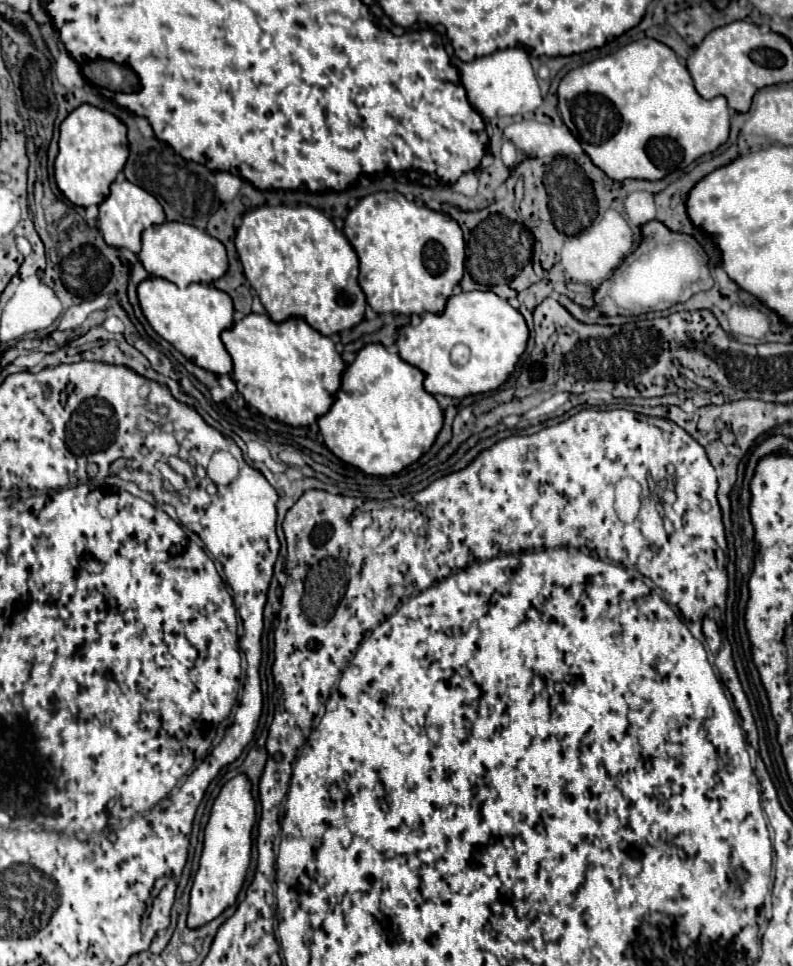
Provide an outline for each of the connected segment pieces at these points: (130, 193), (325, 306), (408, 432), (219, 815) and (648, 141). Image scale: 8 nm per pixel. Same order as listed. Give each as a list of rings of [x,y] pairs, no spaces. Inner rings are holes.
[[[115,181],[111,185],[111,193],[109,197],[99,205],[99,231],[103,233],[107,245],[111,247],[125,247],[131,249],[133,253],[141,251],[141,233],[145,227],[153,225],[153,223],[163,223],[165,215],[163,215],[163,207],[159,205],[159,201],[149,195],[145,189],[141,189],[135,183],[129,181]]]
[[[257,207],[243,215],[243,223],[235,237],[237,253],[245,269],[245,277],[261,299],[267,315],[275,323],[283,323],[289,317],[303,317],[311,327],[323,335],[335,335],[353,329],[363,321],[367,307],[365,295],[357,283],[359,259],[343,235],[337,231],[333,221],[313,207]]]
[[[379,343],[365,345],[355,361],[345,369],[341,389],[329,413],[319,419],[319,429],[325,445],[345,463],[361,469],[367,475],[393,475],[427,453],[443,427],[443,411],[437,399],[423,387],[425,373],[405,363],[397,353],[387,351]]]
[[[237,775],[223,785],[219,797],[213,803],[211,817],[205,827],[201,863],[191,889],[191,907],[189,907],[189,919],[187,919],[189,927],[199,927],[219,917],[229,905],[235,903],[251,861],[253,825],[255,825],[255,801],[251,797],[251,785],[245,775]]]
[[[649,37],[569,71],[559,85],[559,113],[591,161],[615,181],[663,179],[677,169],[685,169],[701,155],[717,151],[729,139],[731,129],[727,99],[721,95],[703,99],[695,91],[685,63],[679,61],[673,49]]]

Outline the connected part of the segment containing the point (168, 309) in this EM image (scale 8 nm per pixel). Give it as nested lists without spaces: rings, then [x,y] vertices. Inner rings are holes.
[[[157,277],[143,281],[137,293],[143,315],[147,317],[151,327],[179,353],[215,375],[227,375],[233,371],[231,355],[221,341],[221,333],[233,327],[233,301],[227,293],[203,283],[191,283],[181,289],[175,283]]]

